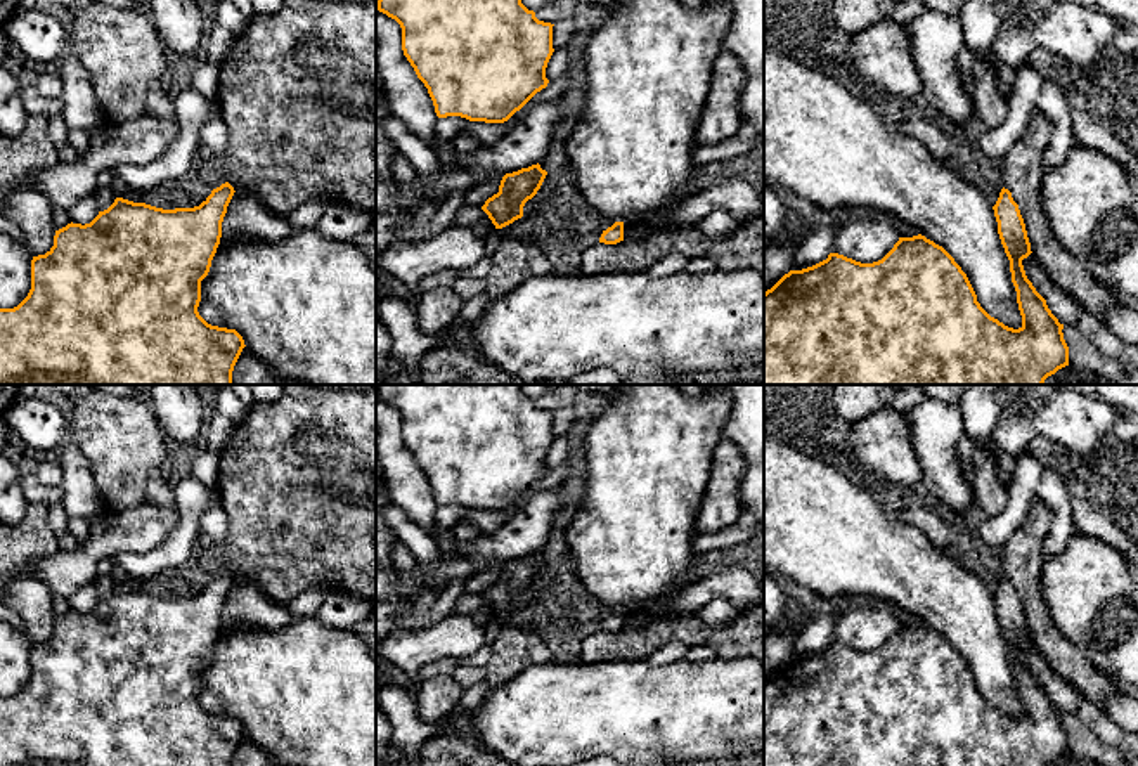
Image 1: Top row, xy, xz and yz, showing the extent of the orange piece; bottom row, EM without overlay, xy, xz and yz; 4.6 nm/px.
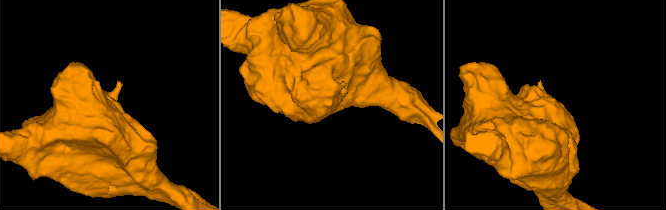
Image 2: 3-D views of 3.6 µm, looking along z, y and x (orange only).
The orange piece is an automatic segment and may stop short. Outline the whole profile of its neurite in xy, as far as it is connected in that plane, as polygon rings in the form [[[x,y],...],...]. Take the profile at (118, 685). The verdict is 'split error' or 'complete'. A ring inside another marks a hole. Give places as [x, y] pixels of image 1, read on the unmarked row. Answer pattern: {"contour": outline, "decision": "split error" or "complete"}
{"contour": [[[225,570],[220,575],[213,577],[211,582],[194,596],[175,596],[175,598],[163,598],[145,591],[133,591],[123,586],[116,586],[114,591],[99,600],[99,603],[90,612],[68,612],[66,615],[55,619],[54,634],[45,641],[33,645],[31,648],[31,678],[28,685],[14,697],[0,697],[0,766],[232,766],[234,754],[242,740],[244,728],[236,717],[218,716],[208,712],[197,700],[201,690],[201,669],[208,664],[211,648],[217,641],[222,626],[222,610],[227,601],[227,594],[234,584],[234,575]]], "decision": "complete"}

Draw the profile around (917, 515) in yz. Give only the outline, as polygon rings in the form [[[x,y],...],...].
[[[909,503],[896,510],[894,515],[904,523],[921,530],[935,548],[939,549],[946,548],[947,525],[937,513],[928,510],[925,504]]]

